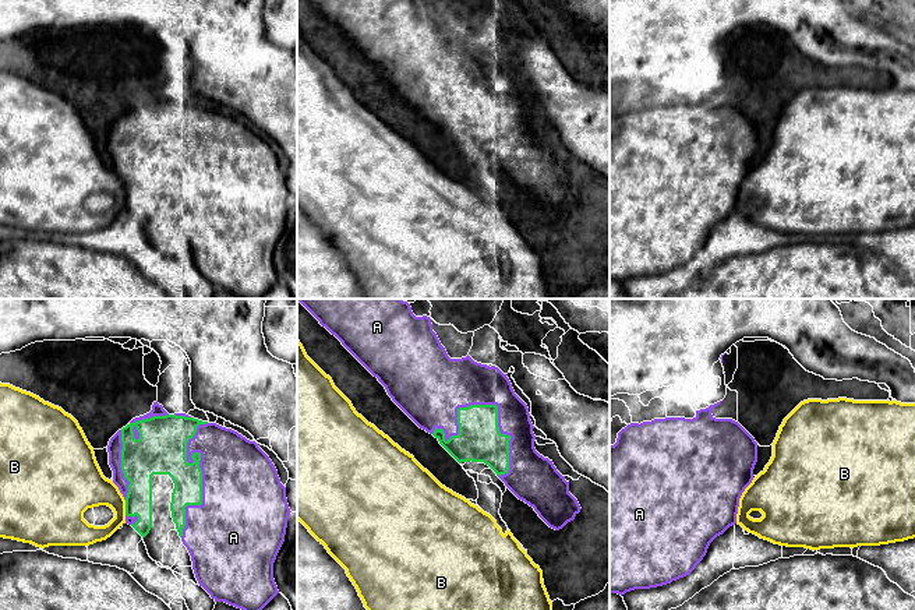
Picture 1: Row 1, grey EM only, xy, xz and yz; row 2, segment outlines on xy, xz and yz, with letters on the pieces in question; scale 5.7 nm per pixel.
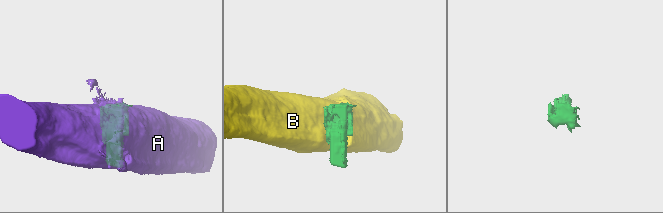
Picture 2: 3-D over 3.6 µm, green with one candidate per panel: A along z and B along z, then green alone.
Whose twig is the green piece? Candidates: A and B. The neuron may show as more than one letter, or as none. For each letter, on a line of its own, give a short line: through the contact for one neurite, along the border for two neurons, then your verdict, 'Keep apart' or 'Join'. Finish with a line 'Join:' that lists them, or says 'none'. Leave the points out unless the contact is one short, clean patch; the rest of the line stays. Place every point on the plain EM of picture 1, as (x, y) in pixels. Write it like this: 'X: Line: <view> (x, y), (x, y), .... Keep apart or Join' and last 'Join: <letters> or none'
A: Join
B: Line: xy (124, 187), (126, 201). Keep apart
Join: A

